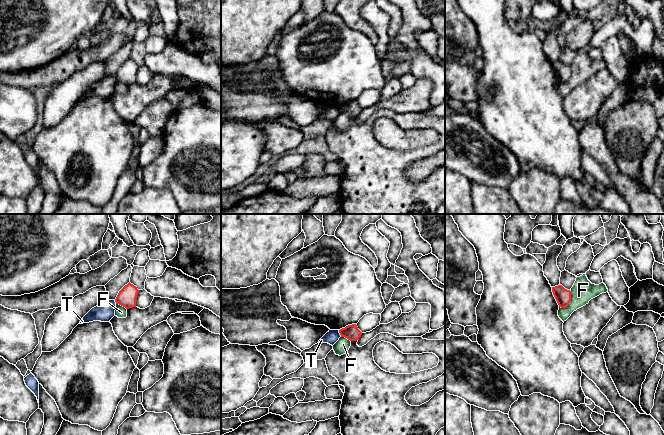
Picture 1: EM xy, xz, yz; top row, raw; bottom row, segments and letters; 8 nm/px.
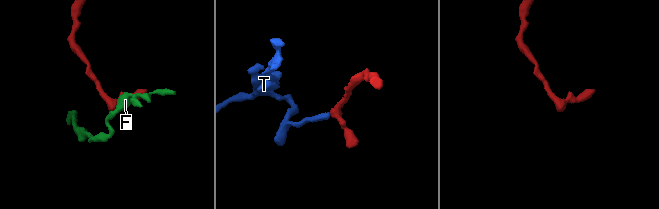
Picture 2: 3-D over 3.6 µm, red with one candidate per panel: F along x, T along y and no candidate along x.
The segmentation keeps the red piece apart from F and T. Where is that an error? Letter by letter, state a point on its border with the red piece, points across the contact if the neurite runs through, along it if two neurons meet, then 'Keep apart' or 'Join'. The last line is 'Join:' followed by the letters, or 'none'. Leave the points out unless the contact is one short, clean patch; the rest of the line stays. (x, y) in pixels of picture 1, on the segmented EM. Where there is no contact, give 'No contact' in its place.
F: Touches red at yz (569, 302). Keep apart
T: Touches red at xz (339, 332). Boundary: xz (338, 330), (341, 336). Keep apart
Join: none

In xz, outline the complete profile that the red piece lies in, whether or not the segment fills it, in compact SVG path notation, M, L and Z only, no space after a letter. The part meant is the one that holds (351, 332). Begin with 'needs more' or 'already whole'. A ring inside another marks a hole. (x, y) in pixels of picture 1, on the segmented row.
already whole; M356 324L348 325L339 330L341 337L345 337L350 341L357 341L362 335Z

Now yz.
already whole; M562 285L552 287L553 295L561 308L565 308L571 301L571 291L565 289Z

